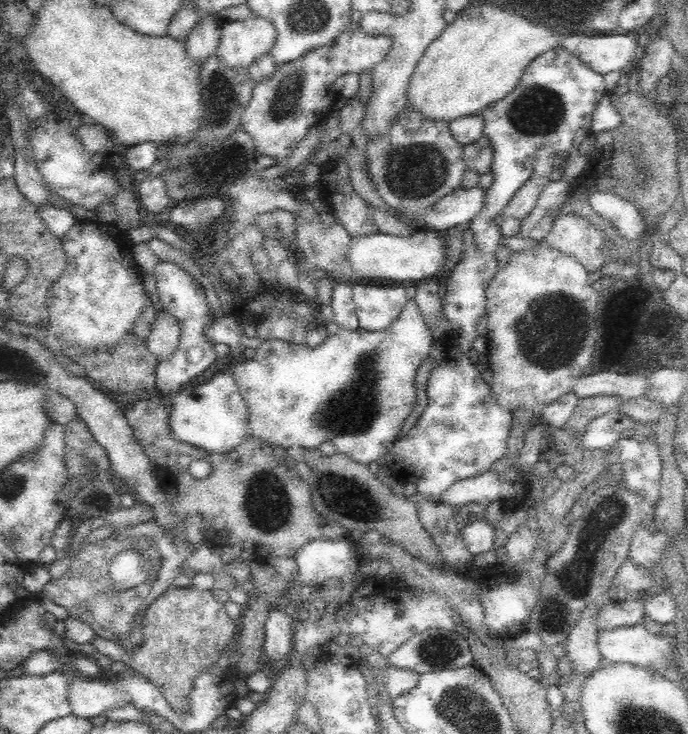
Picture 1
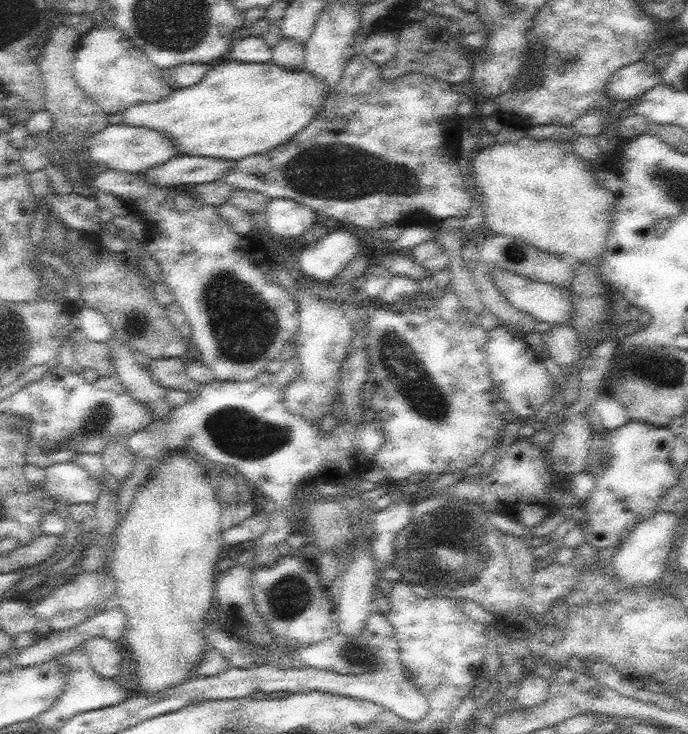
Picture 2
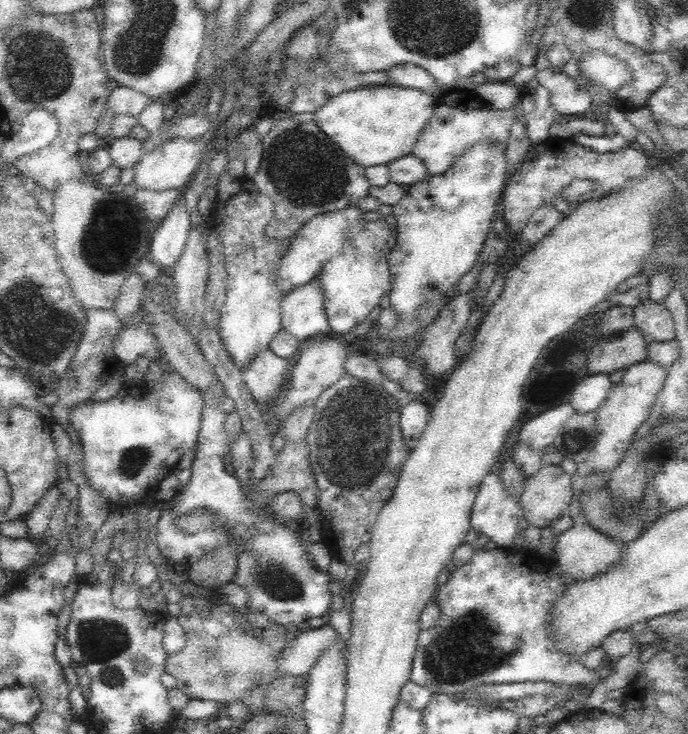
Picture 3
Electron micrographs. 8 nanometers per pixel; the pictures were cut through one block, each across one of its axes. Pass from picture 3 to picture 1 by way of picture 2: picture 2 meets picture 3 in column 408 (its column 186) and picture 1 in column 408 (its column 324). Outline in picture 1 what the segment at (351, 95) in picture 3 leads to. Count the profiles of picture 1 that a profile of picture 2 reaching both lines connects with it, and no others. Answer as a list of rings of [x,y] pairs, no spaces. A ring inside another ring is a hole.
[[[494,3],[468,4],[453,22],[447,23],[438,38],[424,51],[408,82],[407,103],[426,118],[435,121],[453,121],[457,118],[482,114],[485,108],[510,94],[524,70],[546,50],[557,48],[562,36],[550,27],[534,23],[522,15],[502,9]]]

